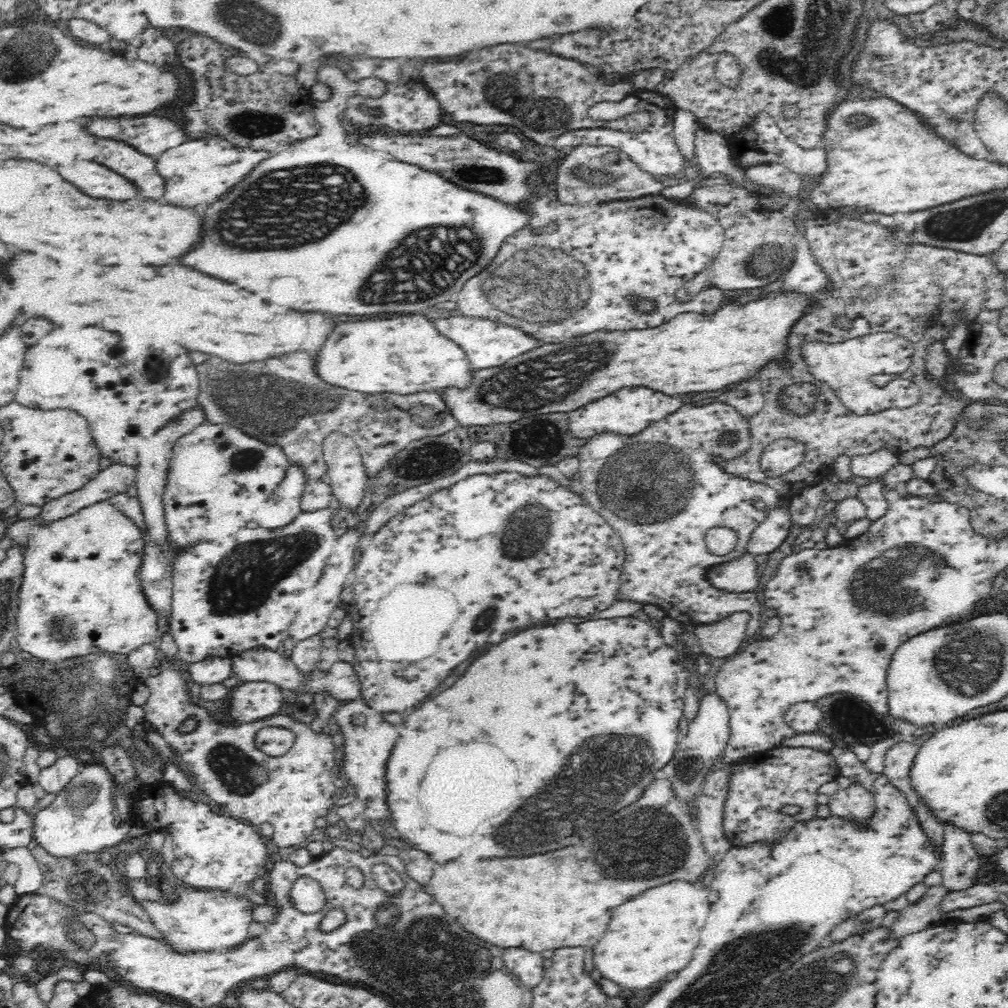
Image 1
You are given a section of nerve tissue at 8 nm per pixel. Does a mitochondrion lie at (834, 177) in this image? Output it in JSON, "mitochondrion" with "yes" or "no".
{"mitochondrion":"no"}

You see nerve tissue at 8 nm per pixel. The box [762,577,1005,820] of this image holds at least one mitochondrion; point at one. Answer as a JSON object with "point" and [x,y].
{"point":[955,668]}

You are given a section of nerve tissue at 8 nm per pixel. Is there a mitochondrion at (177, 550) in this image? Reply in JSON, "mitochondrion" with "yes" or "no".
{"mitochondrion":"no"}

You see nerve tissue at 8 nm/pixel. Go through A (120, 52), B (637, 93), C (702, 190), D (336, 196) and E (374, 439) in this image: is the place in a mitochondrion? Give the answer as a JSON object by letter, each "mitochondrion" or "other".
{"A":"other","B":"other","C":"other","D":"mitochondrion","E":"other"}

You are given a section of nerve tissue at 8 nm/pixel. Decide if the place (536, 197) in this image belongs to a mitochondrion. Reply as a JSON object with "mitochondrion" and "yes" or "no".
{"mitochondrion":"no"}

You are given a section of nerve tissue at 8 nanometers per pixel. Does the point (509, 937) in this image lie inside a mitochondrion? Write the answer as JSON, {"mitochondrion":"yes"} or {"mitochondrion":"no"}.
{"mitochondrion":"no"}

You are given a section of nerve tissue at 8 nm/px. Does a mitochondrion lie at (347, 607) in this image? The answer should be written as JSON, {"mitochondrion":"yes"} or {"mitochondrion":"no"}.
{"mitochondrion":"no"}

